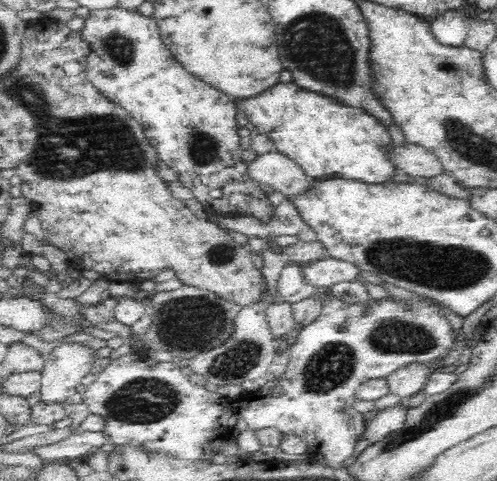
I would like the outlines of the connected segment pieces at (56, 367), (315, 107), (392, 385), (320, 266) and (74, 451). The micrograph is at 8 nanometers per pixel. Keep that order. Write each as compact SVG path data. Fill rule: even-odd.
M62 344L47 359L41 373L40 394L44 404L64 407L82 378L94 368L92 349L78 344Z
M293 82L279 83L258 99L241 103L249 121L256 126L255 133L267 135L274 142L276 150L297 162L314 181L324 182L324 180L340 178L364 184L386 184L392 182L398 170L391 156L396 147L392 145L390 132L376 119L372 119L357 108L340 106L326 97L302 91Z
M408 364L406 368L385 378L388 392L405 402L421 390L432 370L423 364Z
M329 256L324 260L305 265L304 275L316 286L334 286L337 282L359 280L359 268L352 263L336 260Z
M80 430L76 434L69 434L64 440L52 446L36 448L32 452L39 454L45 462L76 460L82 458L84 454L89 454L92 446L101 447L105 443L103 434Z

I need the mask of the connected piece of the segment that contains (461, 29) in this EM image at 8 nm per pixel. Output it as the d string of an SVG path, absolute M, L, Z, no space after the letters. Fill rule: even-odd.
M450 11L434 20L430 25L430 30L440 44L454 48L464 47L471 21L465 16L464 11Z

